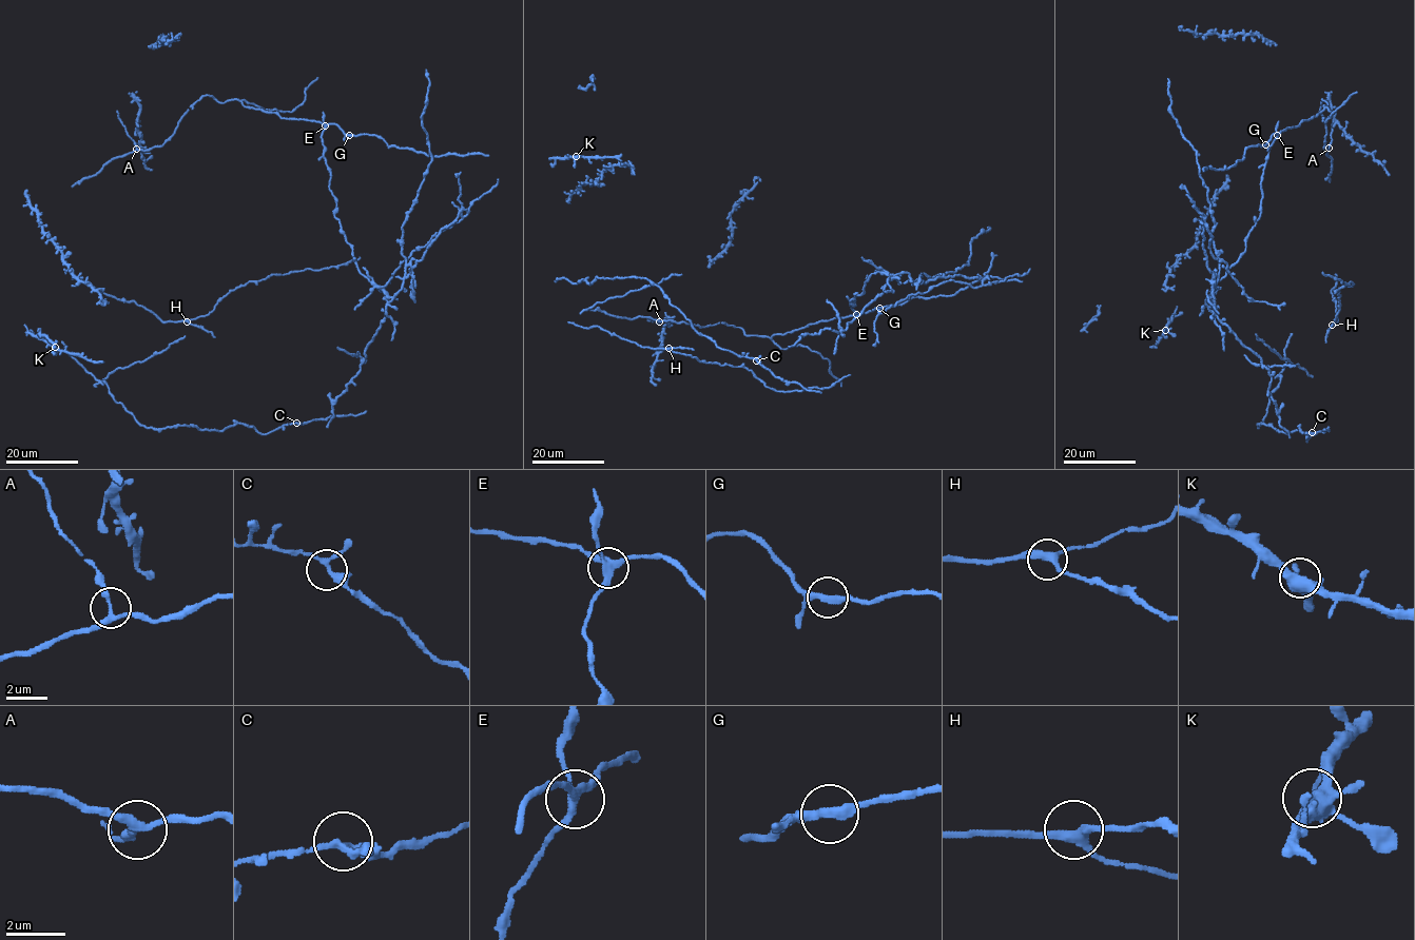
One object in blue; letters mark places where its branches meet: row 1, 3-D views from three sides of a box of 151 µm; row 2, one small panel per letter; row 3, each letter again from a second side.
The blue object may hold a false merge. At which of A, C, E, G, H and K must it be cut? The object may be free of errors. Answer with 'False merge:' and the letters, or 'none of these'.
False merge: E

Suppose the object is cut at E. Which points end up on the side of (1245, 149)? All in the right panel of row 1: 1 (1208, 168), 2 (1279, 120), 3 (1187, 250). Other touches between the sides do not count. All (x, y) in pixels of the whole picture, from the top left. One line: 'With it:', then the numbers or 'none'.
With it: 1, 3

